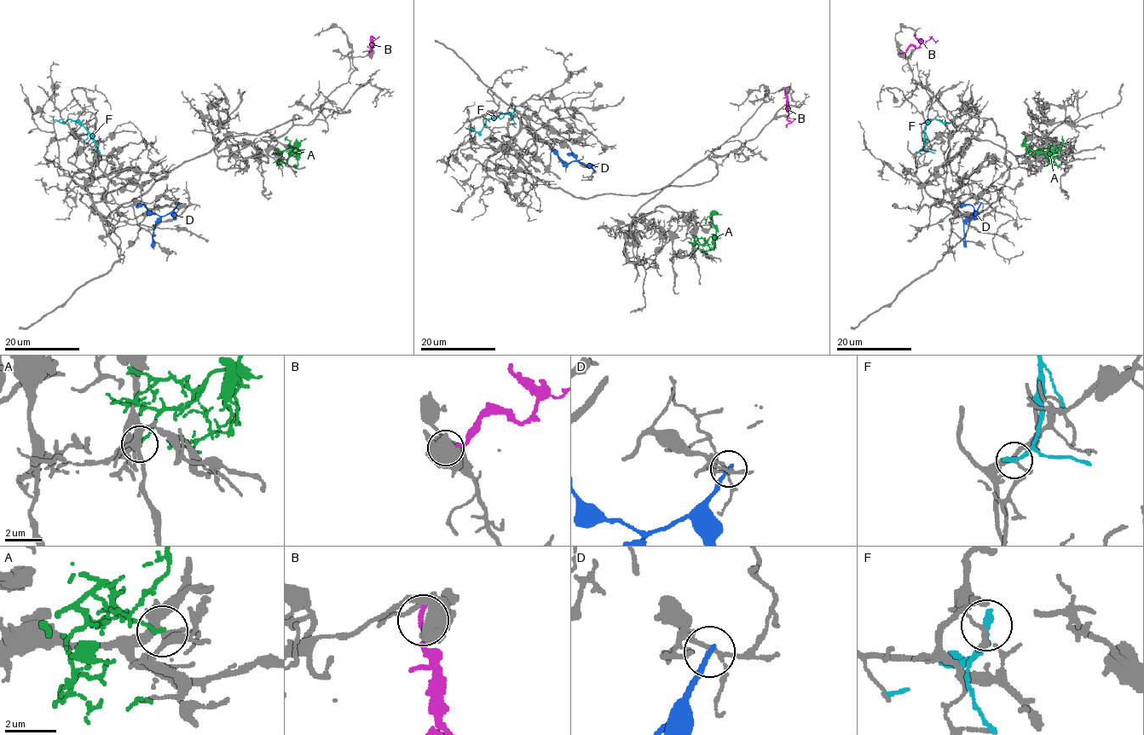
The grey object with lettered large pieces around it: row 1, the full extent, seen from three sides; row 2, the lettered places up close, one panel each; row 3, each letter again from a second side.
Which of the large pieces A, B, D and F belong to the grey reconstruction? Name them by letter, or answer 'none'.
A

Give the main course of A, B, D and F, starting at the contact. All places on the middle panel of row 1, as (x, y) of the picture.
A: (695, 251), (716, 233), (711, 217), (721, 214)
B: (784, 90), (789, 108), (787, 118), (789, 124), (786, 127)
D: (594, 170), (579, 161), (562, 162), (551, 150)
F: (515, 108), (512, 113), (500, 113), (487, 120), (478, 132), (466, 128)

